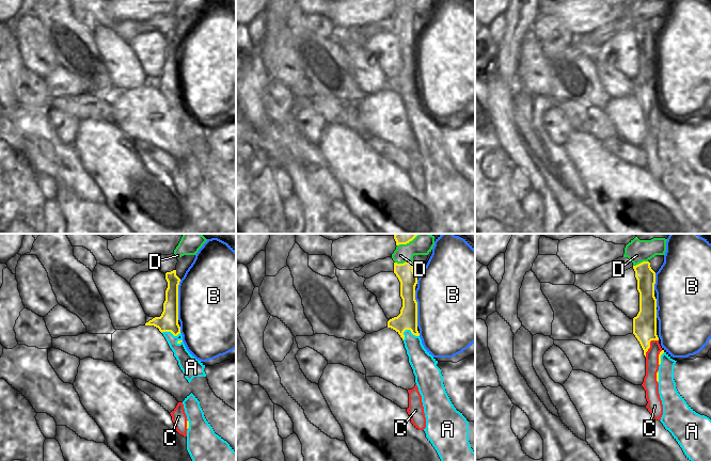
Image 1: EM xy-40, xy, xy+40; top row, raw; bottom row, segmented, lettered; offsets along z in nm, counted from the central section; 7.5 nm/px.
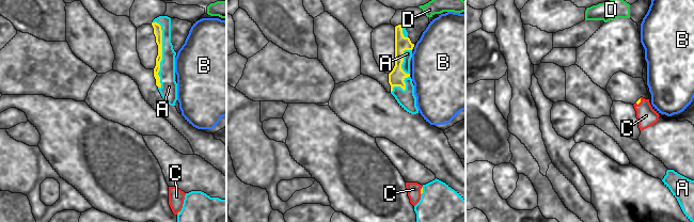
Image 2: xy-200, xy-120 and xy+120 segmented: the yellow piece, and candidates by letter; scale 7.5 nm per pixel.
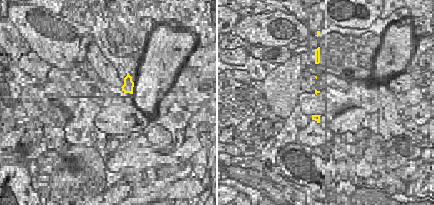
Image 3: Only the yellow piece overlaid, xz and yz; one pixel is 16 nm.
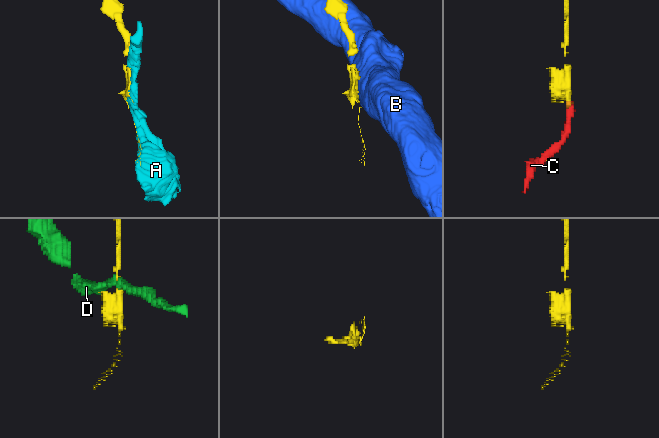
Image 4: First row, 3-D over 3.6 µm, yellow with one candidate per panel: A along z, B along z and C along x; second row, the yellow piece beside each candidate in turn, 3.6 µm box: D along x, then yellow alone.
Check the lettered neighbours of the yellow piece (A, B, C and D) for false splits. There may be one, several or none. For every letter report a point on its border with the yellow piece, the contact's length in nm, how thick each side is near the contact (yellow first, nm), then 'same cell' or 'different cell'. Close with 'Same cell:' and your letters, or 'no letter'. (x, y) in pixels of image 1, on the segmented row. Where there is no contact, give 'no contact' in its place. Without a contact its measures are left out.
A: xy (411, 332) | 130 nm | 150/170 nm | different cell
B: xy-40 (177, 300) | 300 nm | 150/500 nm | different cell
C: xy+40 (649, 346) | 170 nm | 180/100 nm | same cell
D: xy (404, 263) | 140 nm | 140/160 nm | different cell
Same cell: C

